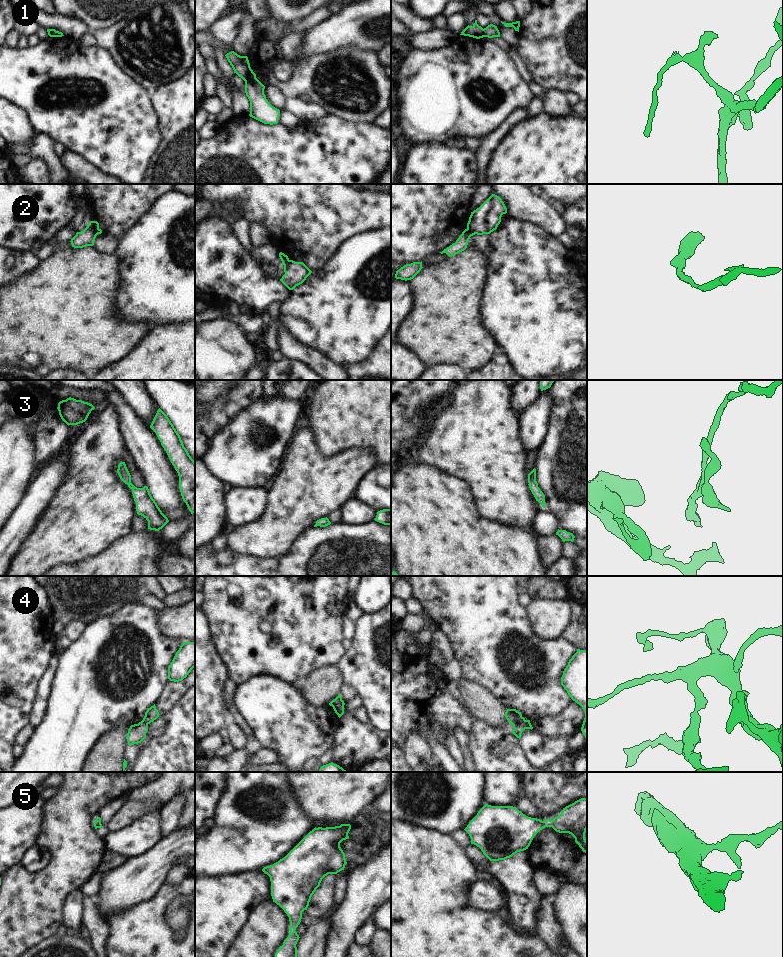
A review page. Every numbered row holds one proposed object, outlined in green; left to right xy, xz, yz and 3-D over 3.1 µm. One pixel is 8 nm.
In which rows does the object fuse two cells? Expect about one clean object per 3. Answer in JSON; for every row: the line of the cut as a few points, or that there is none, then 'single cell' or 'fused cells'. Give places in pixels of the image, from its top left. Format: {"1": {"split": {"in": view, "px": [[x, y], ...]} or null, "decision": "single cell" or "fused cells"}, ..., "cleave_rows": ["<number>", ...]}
{"1": {"split": {"in": "xz", "px": [[255, 77], [245, 81]]}, "decision": "fused cells"}, "2": {"split": {"in": "xy", "px": [[89, 222], [98, 233]]}, "decision": "fused cells"}, "3": {"split": null, "decision": "single cell"}, "4": {"split": {"in": "yz", "px": [[524, 719], [519, 723], [512, 724]]}, "decision": "fused cells"}, "5": {"split": null, "decision": "single cell"}, "cleave_rows": ["1", "2", "4"]}

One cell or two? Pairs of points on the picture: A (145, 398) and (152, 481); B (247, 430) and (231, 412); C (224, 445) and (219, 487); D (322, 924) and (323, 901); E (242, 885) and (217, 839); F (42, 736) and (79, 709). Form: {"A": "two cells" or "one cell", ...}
{"A": "two cells", "B": "two cells", "C": "two cells", "D": "two cells", "E": "two cells", "F": "one cell"}

